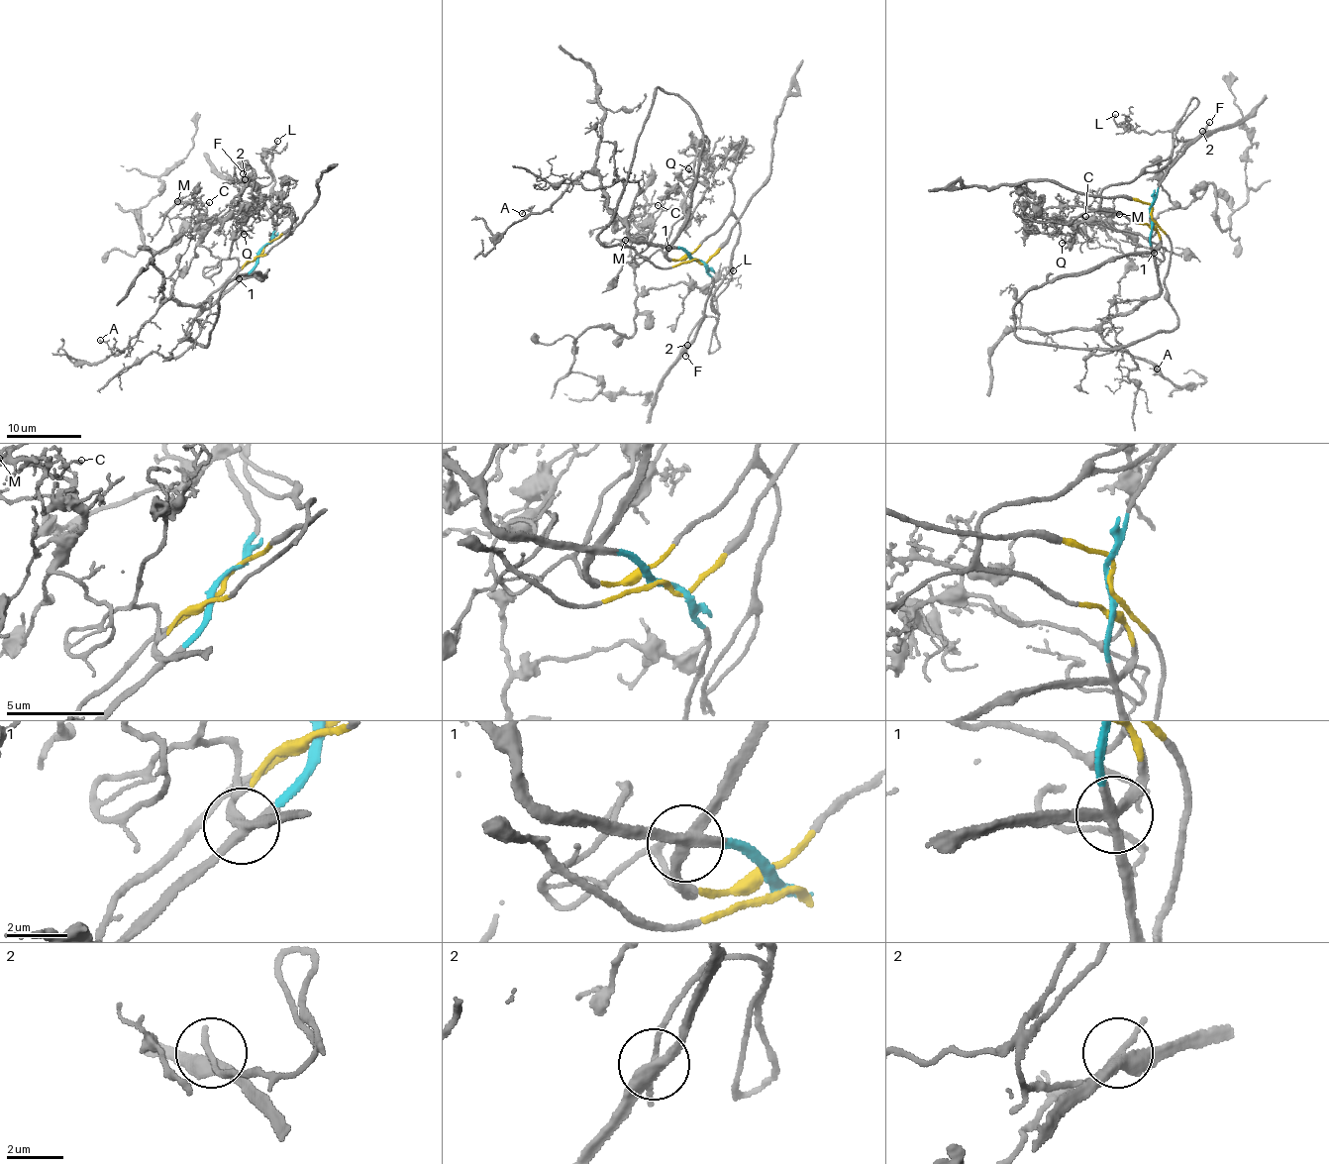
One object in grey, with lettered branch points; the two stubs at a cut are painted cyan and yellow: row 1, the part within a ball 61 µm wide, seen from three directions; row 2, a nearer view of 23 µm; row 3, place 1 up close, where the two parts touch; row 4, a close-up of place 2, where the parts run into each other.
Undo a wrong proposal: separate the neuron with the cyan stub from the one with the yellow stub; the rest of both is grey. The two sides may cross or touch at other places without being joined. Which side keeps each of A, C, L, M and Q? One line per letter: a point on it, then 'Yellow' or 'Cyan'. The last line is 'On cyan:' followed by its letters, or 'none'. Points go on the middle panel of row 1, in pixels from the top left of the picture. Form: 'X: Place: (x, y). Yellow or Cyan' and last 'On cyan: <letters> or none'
A: Place: (522, 213). Cyan
C: Place: (658, 205). Yellow
L: Place: (733, 270). Yellow
M: Place: (625, 240). Yellow
Q: Place: (688, 168). Yellow
On cyan: A

